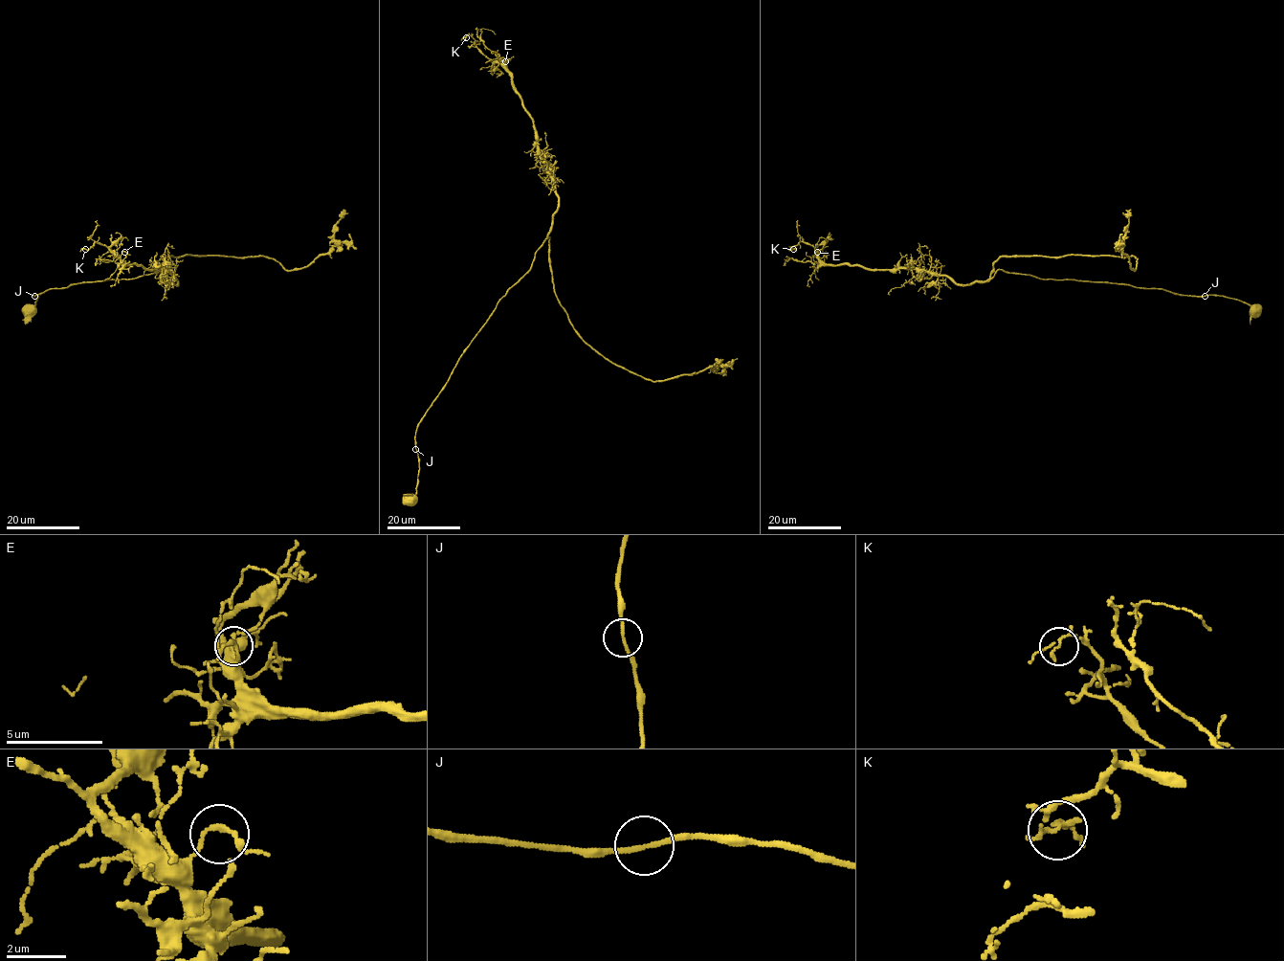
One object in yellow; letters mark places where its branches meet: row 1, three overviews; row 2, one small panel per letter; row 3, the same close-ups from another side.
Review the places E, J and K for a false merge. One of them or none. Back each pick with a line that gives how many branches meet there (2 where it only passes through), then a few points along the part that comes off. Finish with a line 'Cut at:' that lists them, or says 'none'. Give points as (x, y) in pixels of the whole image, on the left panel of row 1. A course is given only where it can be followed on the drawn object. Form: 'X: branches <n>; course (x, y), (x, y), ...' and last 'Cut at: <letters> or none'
Cut at: none

